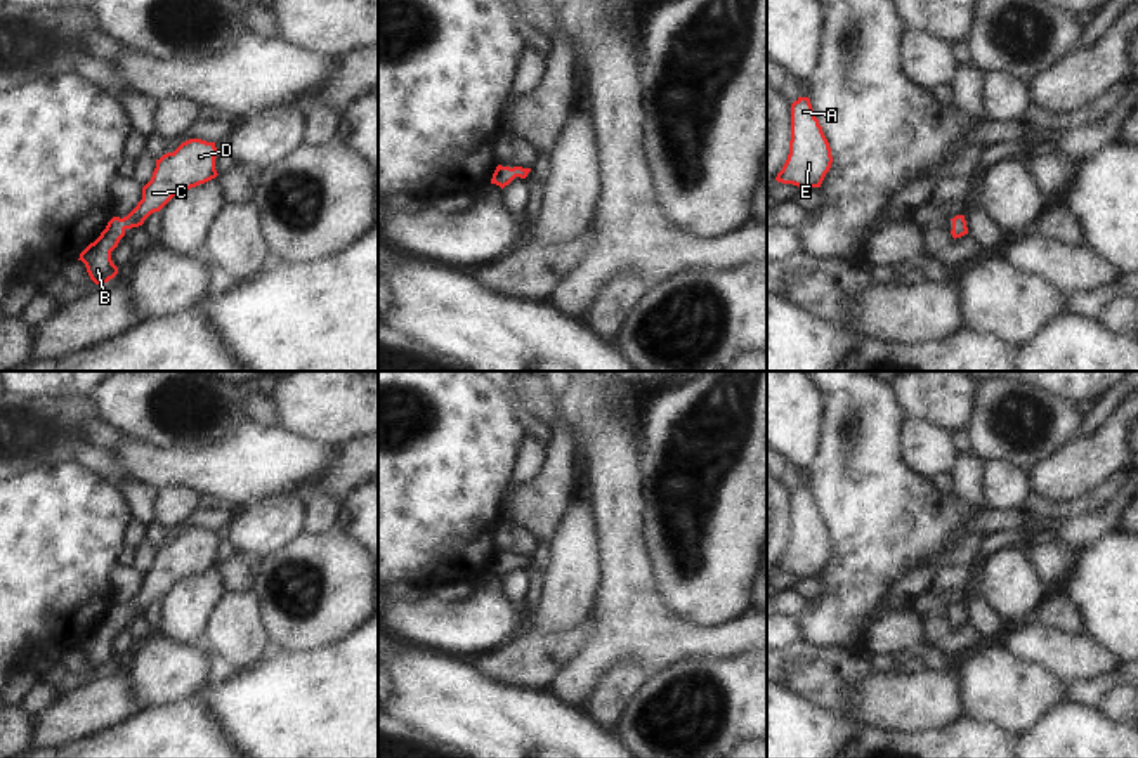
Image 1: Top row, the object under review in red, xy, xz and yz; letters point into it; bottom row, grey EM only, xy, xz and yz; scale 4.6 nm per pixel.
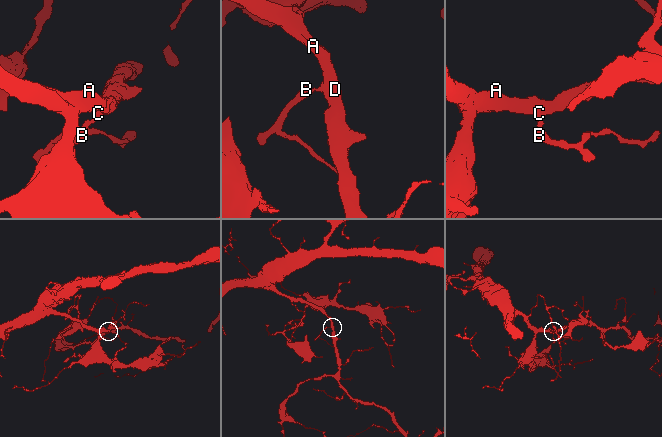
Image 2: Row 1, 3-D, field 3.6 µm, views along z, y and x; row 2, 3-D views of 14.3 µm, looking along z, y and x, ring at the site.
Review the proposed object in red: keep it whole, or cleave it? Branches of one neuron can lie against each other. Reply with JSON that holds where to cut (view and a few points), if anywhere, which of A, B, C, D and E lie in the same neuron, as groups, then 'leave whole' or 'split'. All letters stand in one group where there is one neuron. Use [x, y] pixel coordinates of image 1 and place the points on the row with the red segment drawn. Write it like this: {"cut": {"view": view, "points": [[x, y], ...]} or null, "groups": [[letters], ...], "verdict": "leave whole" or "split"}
{"cut": null, "groups": [["A", "B", "C", "D", "E"]], "verdict": "leave whole"}

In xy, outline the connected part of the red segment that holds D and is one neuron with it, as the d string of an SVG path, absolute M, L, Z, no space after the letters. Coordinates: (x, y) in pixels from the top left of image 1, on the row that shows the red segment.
M189 139L173 153L156 160L151 180L142 187L142 199L123 219L113 217L101 236L90 243L80 258L95 284L108 283L118 274L111 252L118 246L127 229L139 227L144 220L160 212L177 193L196 187L215 179L215 142Z

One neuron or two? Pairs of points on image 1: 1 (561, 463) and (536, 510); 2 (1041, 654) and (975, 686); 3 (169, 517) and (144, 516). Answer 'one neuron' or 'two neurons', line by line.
1: one neuron
2: two neurons
3: two neurons

